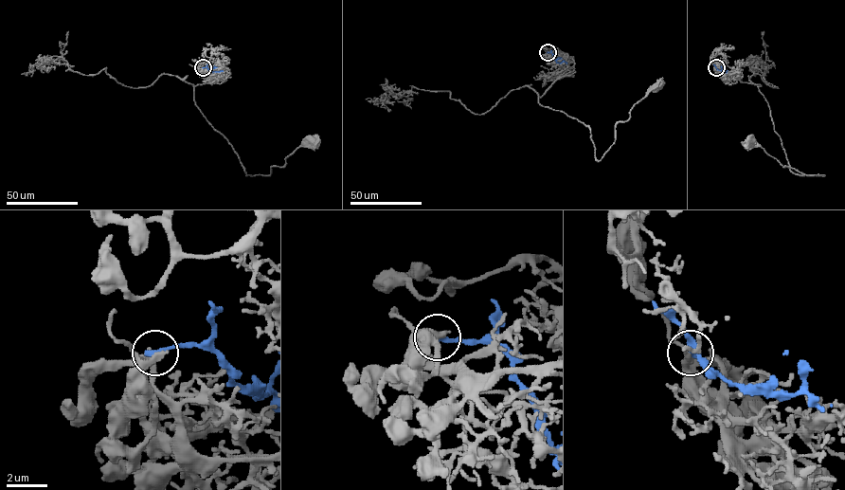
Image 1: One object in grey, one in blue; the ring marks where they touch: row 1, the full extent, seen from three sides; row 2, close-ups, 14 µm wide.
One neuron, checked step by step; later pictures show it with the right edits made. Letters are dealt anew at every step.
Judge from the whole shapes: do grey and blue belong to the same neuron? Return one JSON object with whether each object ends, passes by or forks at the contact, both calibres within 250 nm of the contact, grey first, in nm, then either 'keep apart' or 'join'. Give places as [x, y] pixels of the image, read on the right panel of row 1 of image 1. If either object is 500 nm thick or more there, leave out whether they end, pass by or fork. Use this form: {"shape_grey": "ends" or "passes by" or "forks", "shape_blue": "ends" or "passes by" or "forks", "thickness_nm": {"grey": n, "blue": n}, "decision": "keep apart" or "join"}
{"shape_grey": "ends", "shape_blue": "ends", "thickness_nm": {"grey": 360, "blue": 320}, "decision": "keep apart"}

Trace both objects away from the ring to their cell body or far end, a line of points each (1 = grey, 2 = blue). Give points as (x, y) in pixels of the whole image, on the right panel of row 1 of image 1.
1: (715, 67), (723, 79), (738, 74), (761, 85), (789, 169), (824, 175), (784, 167), (749, 140)
2: (715, 67), (728, 70)

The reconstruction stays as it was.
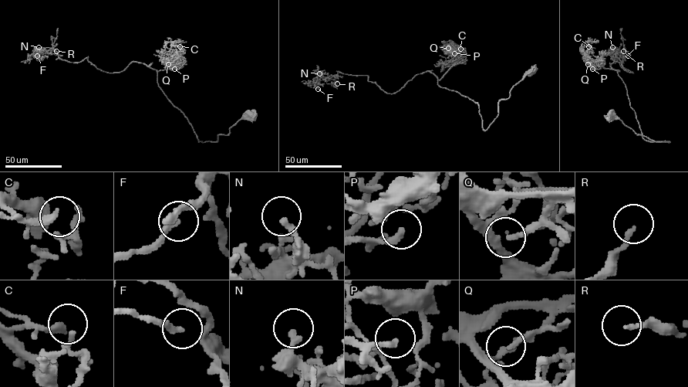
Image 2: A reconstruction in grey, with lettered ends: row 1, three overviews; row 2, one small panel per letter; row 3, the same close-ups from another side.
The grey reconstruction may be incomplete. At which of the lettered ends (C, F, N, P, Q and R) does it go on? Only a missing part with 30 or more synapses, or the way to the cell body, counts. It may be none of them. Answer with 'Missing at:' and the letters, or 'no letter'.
Missing at: no letter

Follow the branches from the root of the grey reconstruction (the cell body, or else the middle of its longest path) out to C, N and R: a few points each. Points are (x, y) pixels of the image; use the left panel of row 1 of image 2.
C: (251, 114), (217, 141), (198, 141), (157, 82), (157, 71), (185, 62), (171, 49), (180, 46)
N: (251, 114), (217, 141), (198, 141), (156, 70), (133, 61), (106, 72), (87, 57), (69, 62), (38, 47)
R: (251, 114), (217, 141), (198, 141), (156, 70), (133, 61), (106, 72), (87, 57), (46, 52), (56, 51)

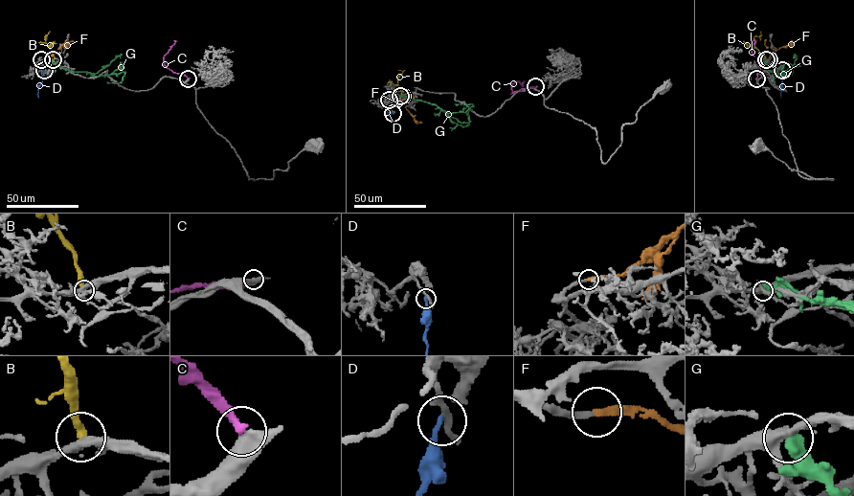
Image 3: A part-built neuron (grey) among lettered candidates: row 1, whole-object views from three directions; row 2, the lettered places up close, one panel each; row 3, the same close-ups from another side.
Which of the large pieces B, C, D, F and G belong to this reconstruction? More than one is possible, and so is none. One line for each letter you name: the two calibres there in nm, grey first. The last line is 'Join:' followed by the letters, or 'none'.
F: Thickness 240 nm (grey) against 300 nm
Join: F

